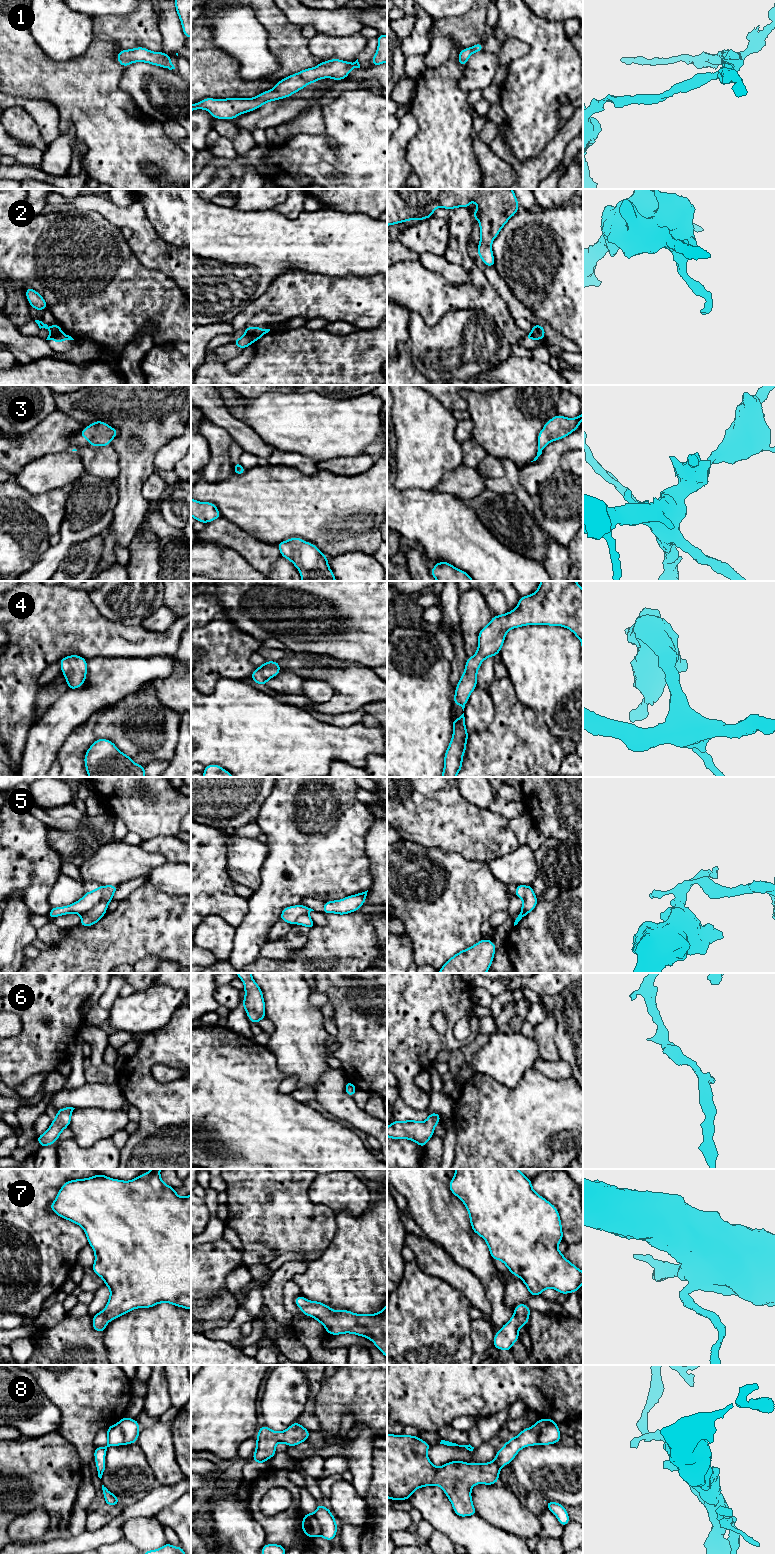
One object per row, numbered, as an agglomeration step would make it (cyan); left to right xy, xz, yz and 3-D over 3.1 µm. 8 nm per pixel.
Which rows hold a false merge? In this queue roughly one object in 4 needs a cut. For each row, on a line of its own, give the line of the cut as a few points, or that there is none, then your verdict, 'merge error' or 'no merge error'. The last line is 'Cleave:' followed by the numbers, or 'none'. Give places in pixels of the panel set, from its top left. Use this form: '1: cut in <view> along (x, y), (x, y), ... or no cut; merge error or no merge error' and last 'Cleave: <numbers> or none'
1: no cut; no merge error
2: cut in xy along (60, 330), (48, 337); merge error
3: no cut; no merge error
4: no cut; no merge error
5: cut in xy along (103, 886), (102, 898), (81, 915); merge error
6: no cut; no merge error
7: no cut; no merge error
8: cut in yz along (556, 1424), (548, 1424), (541, 1431), (538, 1443); merge error
Cleave: 2, 5, 8

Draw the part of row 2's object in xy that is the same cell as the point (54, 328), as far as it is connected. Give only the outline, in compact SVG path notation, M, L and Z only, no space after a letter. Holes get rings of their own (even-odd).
M35 320L35 322L38 324L38 326L39 326L40 329L41 328L45 328L45 329L48 329L49 328L50 329L50 333L49 333L48 337L61 331L60 326L57 325L56 323L55 324L52 324L49 327L47 324L44 324L42 321Z

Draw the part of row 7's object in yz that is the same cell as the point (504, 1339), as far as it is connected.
M524 1303L514 1308L514 1315L494 1334L493 1346L499 1350L511 1351L512 1345L518 1341L519 1328L528 1325L531 1309Z

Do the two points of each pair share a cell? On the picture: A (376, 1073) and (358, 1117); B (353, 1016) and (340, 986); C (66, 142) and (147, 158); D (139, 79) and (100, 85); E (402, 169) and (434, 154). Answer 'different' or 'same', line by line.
A: different
B: same
C: different
D: different
E: different

